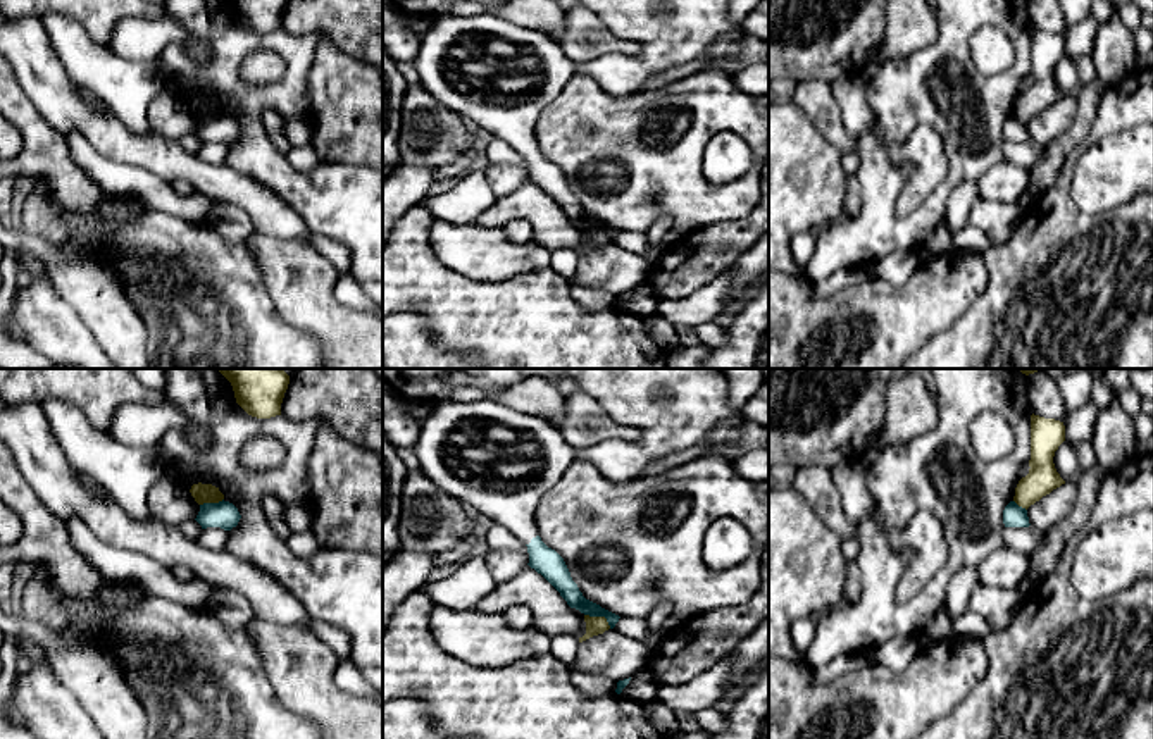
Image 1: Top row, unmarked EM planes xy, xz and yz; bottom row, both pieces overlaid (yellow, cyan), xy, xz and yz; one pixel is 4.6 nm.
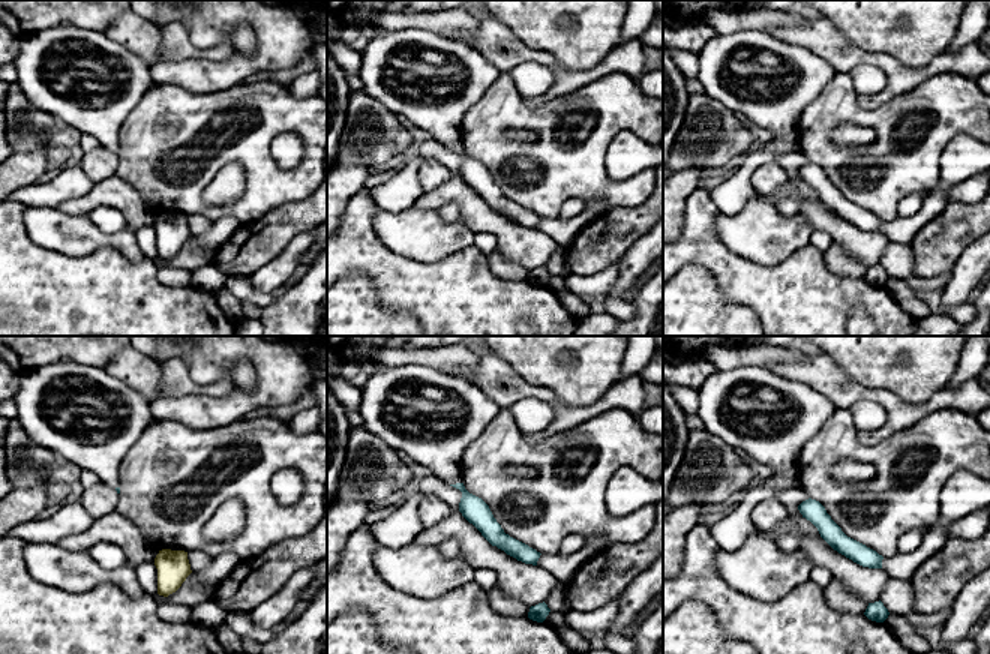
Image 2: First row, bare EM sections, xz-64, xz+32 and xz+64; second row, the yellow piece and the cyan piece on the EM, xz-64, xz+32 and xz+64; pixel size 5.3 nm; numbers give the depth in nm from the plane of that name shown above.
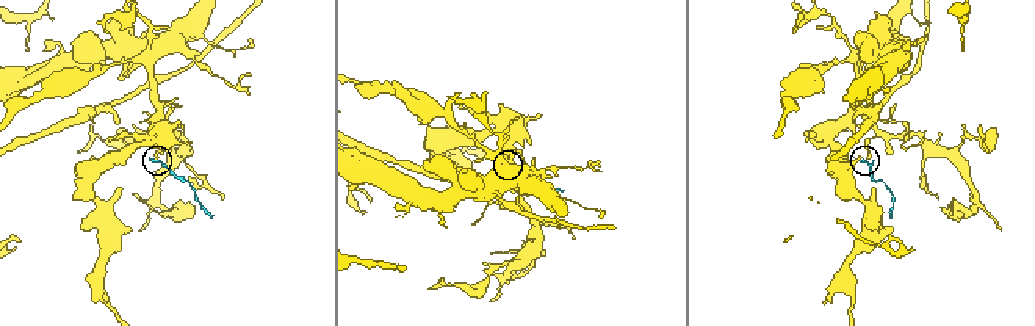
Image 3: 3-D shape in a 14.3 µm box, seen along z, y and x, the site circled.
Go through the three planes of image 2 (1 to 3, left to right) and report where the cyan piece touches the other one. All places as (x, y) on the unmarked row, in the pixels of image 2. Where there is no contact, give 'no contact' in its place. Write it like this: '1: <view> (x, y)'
1: no contact
2: no contact
3: no contact

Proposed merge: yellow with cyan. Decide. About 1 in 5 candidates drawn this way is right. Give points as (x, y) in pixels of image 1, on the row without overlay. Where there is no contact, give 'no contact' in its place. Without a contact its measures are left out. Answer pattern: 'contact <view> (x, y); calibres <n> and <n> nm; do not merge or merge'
contact xz (600, 231); calibres 90 and 90 nm; do not merge

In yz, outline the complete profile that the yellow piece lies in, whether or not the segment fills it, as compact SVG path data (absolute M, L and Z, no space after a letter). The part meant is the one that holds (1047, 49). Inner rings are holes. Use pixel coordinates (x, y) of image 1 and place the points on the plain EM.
M1031 29L1031 83L1015 102L1013 115L1019 121L1027 124L1043 110L1065 98L1053 78L1055 65L1063 55L1063 36Z

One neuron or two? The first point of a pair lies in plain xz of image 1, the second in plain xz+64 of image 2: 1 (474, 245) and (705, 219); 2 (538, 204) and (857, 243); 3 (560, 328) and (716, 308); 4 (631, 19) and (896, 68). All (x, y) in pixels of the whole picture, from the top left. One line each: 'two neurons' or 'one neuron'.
1: two neurons
2: one neuron
3: two neurons
4: two neurons

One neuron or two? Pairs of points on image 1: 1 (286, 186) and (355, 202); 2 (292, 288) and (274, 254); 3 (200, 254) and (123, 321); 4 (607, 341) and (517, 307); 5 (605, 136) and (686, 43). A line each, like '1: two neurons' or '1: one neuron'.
1: one neuron
2: one neuron
3: two neurons
4: one neuron
5: two neurons

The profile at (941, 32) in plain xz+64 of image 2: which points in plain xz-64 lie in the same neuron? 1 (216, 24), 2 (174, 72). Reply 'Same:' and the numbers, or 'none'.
Same: 1, 2

